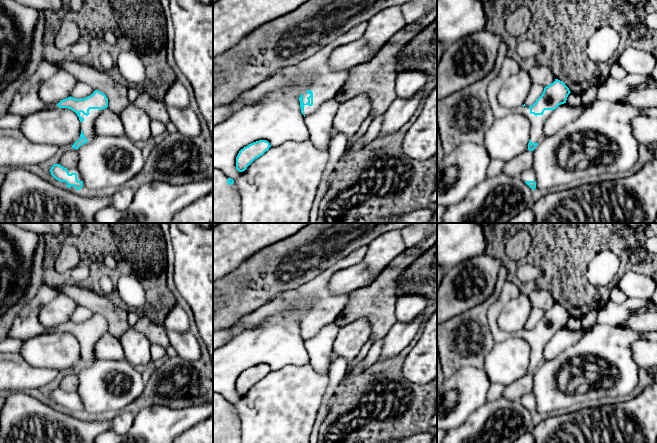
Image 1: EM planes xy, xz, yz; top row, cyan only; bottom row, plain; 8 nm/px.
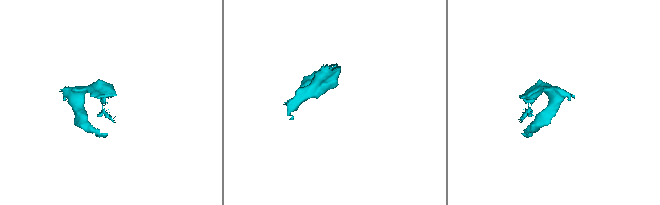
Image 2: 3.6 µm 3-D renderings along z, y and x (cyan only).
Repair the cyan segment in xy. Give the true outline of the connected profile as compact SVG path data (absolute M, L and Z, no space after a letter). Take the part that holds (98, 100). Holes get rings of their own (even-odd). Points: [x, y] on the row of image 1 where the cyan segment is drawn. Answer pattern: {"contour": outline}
{"contour": "M95 90L90 96L83 99L75 99L70 96L61 100L57 106L71 109L79 117L81 134L80 138L72 145L72 148L77 150L80 146L98 136L93 130L94 122L97 116L108 107L108 98L104 93Z"}

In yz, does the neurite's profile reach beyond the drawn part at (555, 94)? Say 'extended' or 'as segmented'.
extended

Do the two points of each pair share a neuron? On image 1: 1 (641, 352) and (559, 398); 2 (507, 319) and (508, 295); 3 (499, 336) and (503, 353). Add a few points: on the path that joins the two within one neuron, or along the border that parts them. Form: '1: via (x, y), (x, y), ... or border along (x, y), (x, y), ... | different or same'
1: border along (641, 338), (632, 345), (632, 356), (640, 366) | different
2: border along (520, 293), (504, 306), (497, 318), (497, 322) | different
3: border along (512, 335), (495, 343) | different

